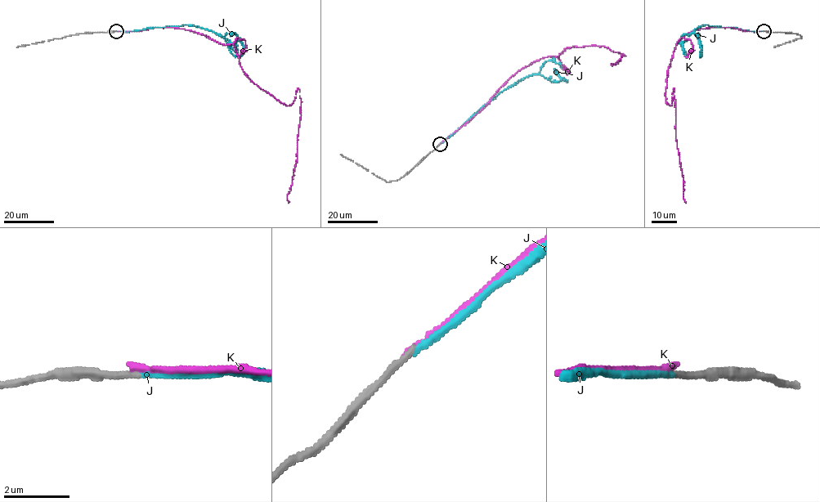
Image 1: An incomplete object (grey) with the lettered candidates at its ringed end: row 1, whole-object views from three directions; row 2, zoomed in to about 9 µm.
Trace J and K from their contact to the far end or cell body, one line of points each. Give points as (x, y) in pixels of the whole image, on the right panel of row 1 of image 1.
J: (763, 31), (700, 26), (694, 32), (700, 40), (700, 56), (700, 41), (695, 33), (687, 35)
K: (763, 31), (710, 27), (694, 30), (675, 44), (665, 91), (665, 102), (671, 105), (673, 88), (685, 202)

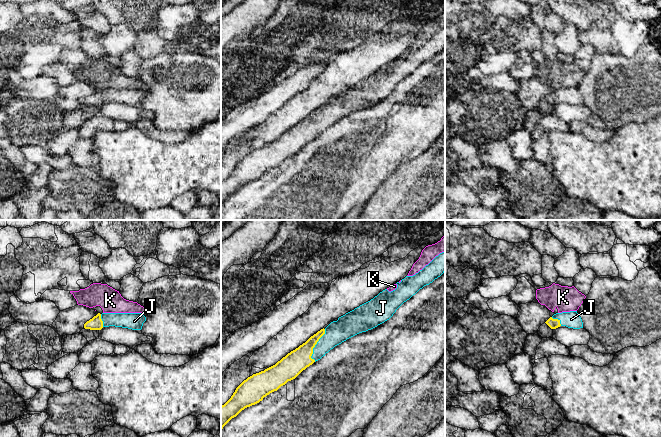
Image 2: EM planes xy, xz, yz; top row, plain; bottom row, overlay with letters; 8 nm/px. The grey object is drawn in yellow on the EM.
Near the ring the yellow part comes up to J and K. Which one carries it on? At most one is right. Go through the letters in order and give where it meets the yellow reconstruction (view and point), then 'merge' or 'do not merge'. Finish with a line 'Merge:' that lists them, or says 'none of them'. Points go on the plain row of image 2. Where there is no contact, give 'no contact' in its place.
J: xz (315, 120) | merge
K: no contact | do not merge
Merge: J

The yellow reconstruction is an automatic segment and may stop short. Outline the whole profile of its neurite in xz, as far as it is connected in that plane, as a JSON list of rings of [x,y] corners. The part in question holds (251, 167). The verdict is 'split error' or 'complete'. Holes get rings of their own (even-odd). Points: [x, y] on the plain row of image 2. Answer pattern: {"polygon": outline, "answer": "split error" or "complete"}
{"polygon": [[[445,27],[436,32],[428,41],[413,52],[406,52],[401,58],[397,58],[397,64],[391,68],[387,65],[380,68],[370,77],[360,81],[354,86],[331,98],[325,105],[321,105],[311,112],[305,119],[288,129],[275,141],[253,150],[244,156],[235,166],[231,174],[221,182],[221,207],[223,203],[242,186],[255,181],[263,176],[270,169],[277,167],[288,157],[295,155],[303,146],[320,136],[335,122],[347,115],[368,106],[389,96],[396,86],[424,62],[429,61],[445,48]]], "answer": "split error"}

